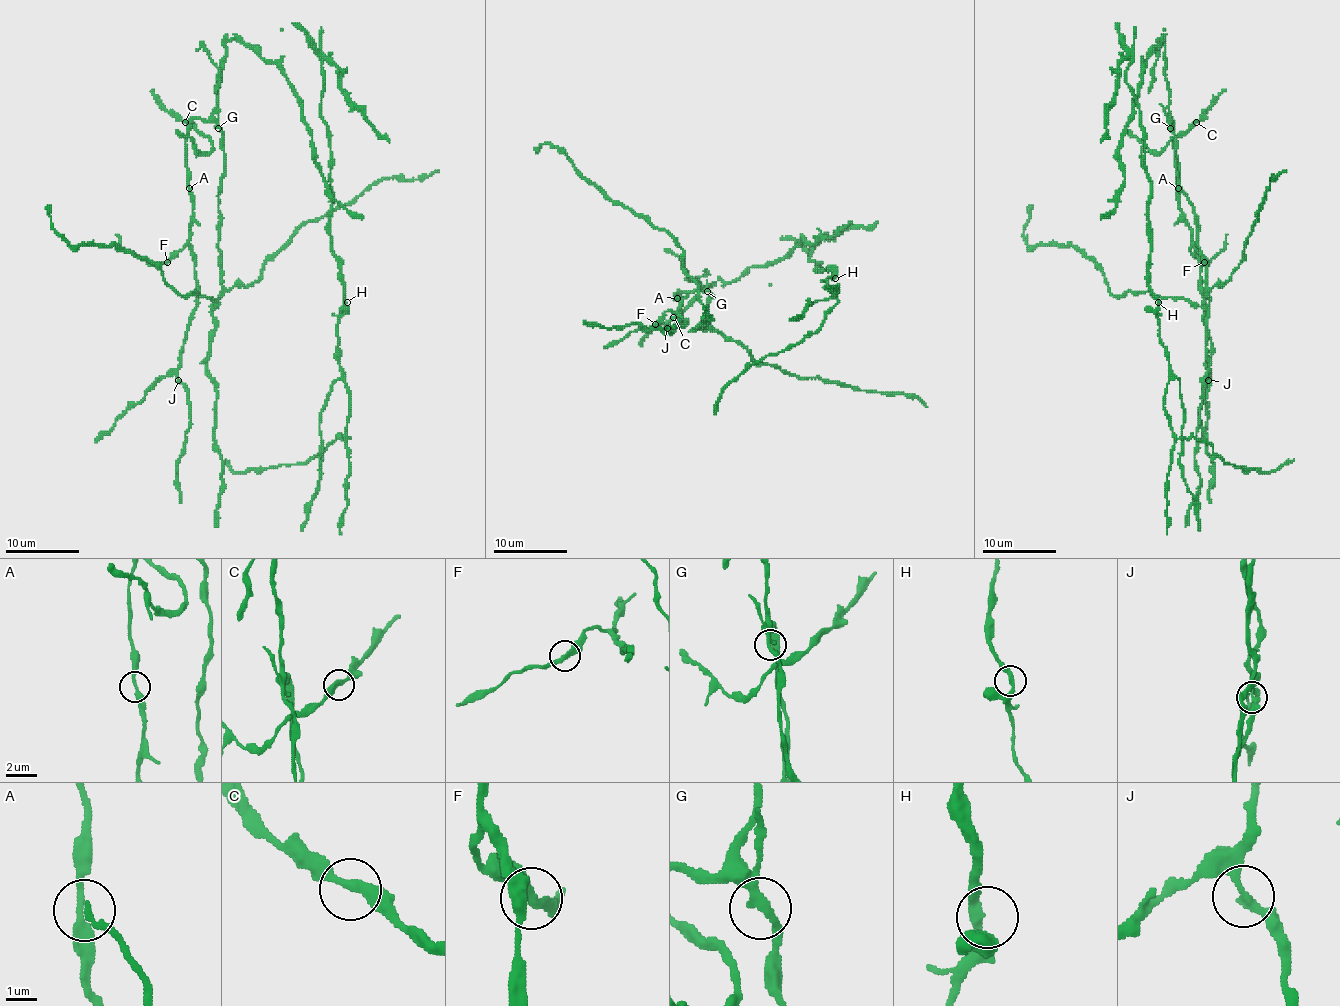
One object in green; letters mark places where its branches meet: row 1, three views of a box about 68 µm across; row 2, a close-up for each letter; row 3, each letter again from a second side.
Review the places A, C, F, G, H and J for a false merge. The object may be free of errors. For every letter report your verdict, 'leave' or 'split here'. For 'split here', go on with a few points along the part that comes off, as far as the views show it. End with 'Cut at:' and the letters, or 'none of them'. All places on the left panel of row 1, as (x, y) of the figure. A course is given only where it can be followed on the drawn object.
A: leave
C: leave
F: leave
G: leave
H: leave
J: split here; course (178, 380), (183, 385), (190, 411), (185, 453), (178, 464), (181, 503)
Cut at: J

